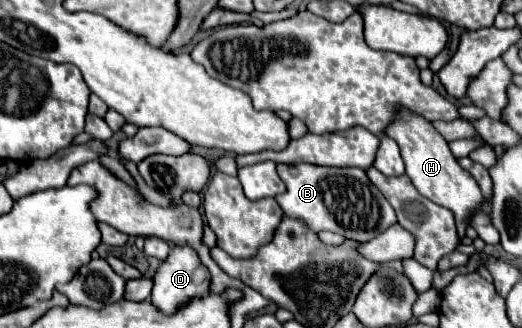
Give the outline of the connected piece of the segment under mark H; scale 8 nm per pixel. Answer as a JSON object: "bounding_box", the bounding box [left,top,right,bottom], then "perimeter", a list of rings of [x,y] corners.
{"bounding_box":[385,110,483,239],"perimeter":[[[401,110],[397,120],[387,128],[385,134],[391,136],[399,144],[401,156],[405,158],[407,176],[411,178],[417,192],[421,196],[429,198],[431,202],[435,202],[435,204],[439,204],[439,206],[453,212],[453,216],[457,220],[458,236],[462,239],[465,236],[467,226],[469,226],[471,214],[475,210],[479,210],[481,204],[483,204],[483,194],[481,194],[477,182],[473,180],[473,176],[457,164],[457,160],[451,154],[447,142],[433,128],[433,124],[427,122],[421,116],[415,116],[413,112]]]}

